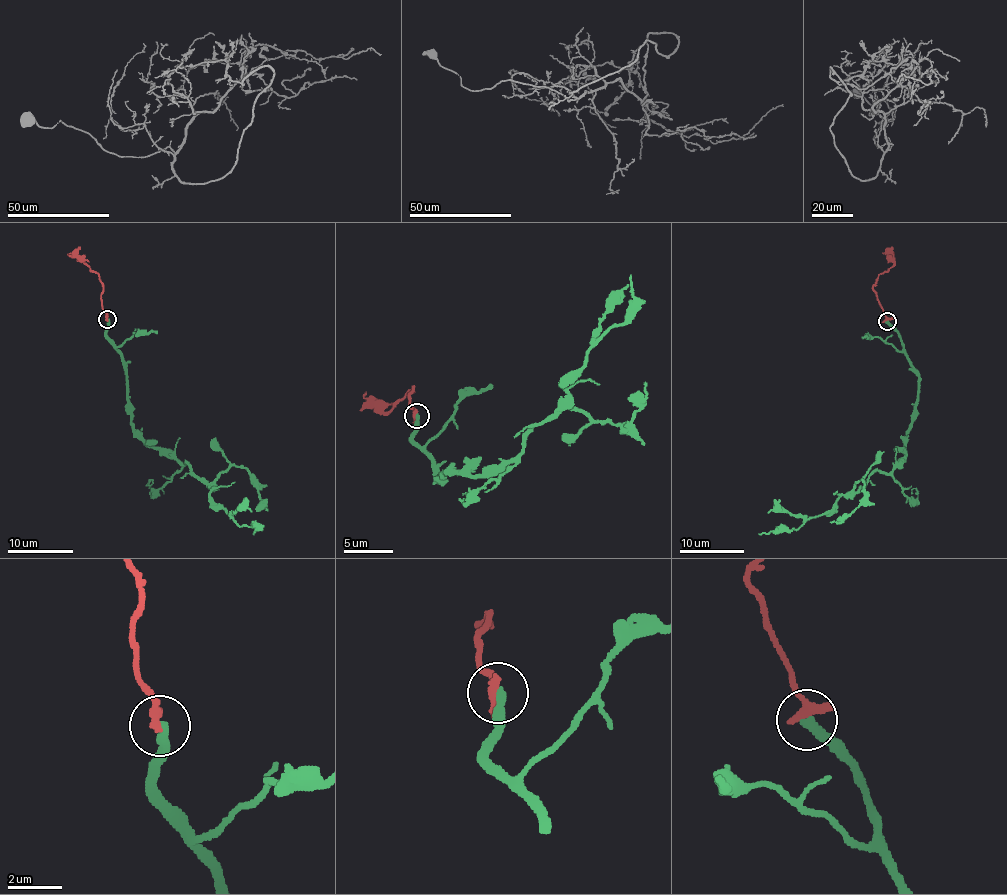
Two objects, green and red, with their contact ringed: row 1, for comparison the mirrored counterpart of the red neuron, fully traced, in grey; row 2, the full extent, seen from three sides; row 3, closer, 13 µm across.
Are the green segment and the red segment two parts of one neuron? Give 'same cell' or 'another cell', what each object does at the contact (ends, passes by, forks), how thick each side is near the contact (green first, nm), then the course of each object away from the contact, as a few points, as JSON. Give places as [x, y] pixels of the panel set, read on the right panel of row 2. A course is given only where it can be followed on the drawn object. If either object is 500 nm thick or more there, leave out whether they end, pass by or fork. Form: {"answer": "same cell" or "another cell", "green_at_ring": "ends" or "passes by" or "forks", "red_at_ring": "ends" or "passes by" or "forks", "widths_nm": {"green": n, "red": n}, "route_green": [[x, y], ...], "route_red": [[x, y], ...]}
{"answer": "another cell", "green_at_ring": "ends", "red_at_ring": "ends", "widths_nm": {"green": 360, "red": 400}, "route_green": [[887, 322], [918, 377], [906, 453], [888, 473], [875, 471], [797, 529], [758, 534]], "route_red": [[885, 322], [873, 284], [879, 274], [893, 265], [882, 253]]}

